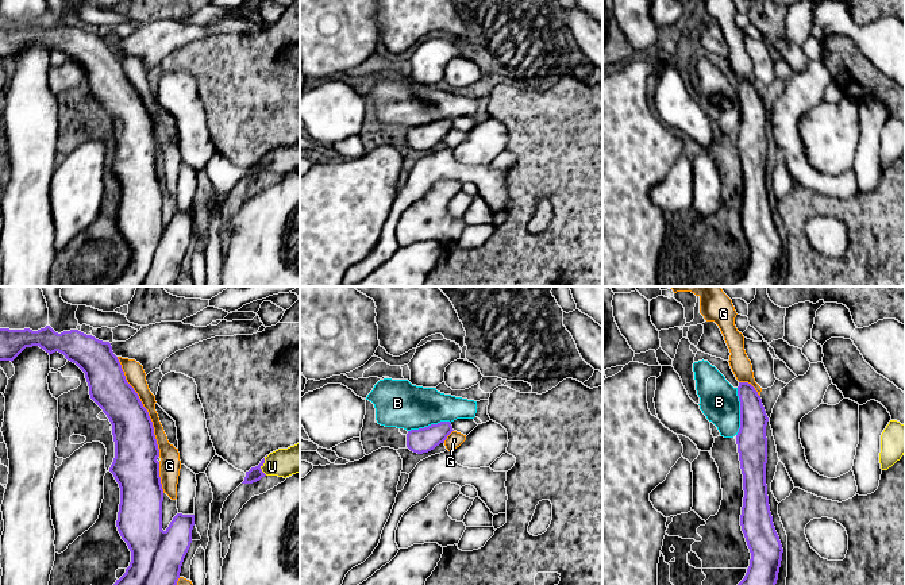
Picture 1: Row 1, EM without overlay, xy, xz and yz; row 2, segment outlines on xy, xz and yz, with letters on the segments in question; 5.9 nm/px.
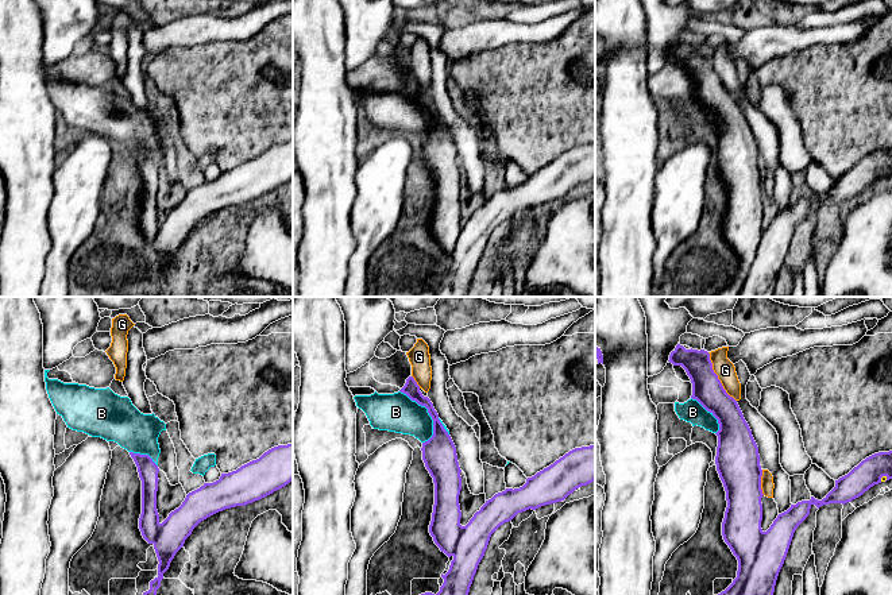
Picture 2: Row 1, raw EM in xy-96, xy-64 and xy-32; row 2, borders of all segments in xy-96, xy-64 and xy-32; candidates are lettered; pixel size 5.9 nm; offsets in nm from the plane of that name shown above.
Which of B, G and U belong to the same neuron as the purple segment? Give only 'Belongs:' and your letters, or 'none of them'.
Belongs: B

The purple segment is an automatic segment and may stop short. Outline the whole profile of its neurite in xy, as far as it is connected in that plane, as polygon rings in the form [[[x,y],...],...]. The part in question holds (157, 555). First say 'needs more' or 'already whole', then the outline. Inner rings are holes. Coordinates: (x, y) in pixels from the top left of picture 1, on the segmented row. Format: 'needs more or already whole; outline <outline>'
already whole; outline [[[50,326],[38,331],[0,328],[0,361],[12,362],[26,347],[32,346],[39,346],[49,355],[58,351],[76,363],[85,373],[90,399],[112,424],[115,458],[109,472],[120,488],[116,527],[131,551],[130,566],[113,585],[177,585],[184,558],[192,543],[195,515],[177,513],[169,527],[162,530],[163,489],[153,422],[138,393],[127,382],[111,343],[78,330],[58,334]]]

